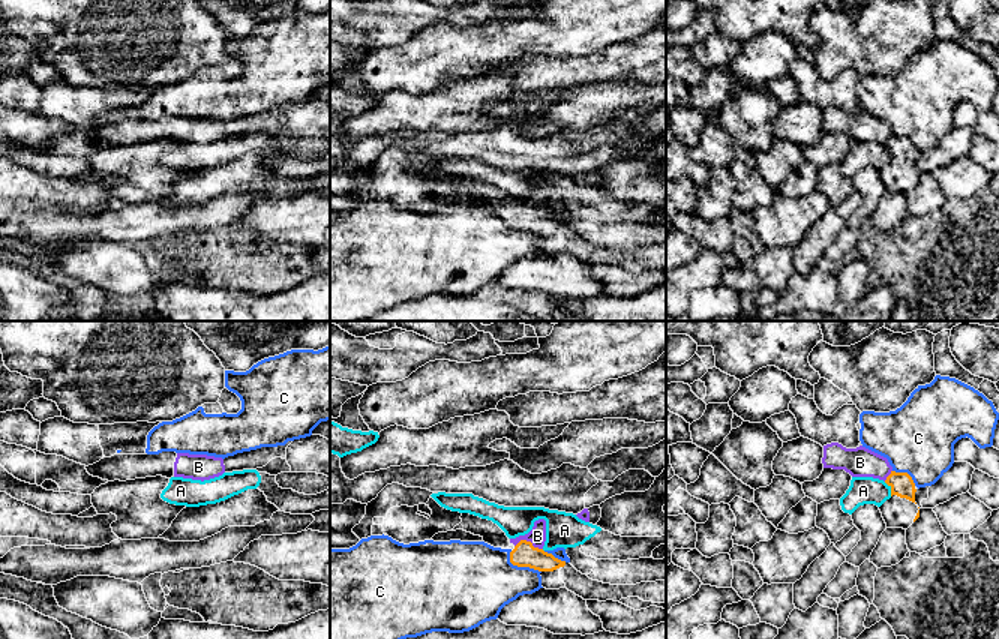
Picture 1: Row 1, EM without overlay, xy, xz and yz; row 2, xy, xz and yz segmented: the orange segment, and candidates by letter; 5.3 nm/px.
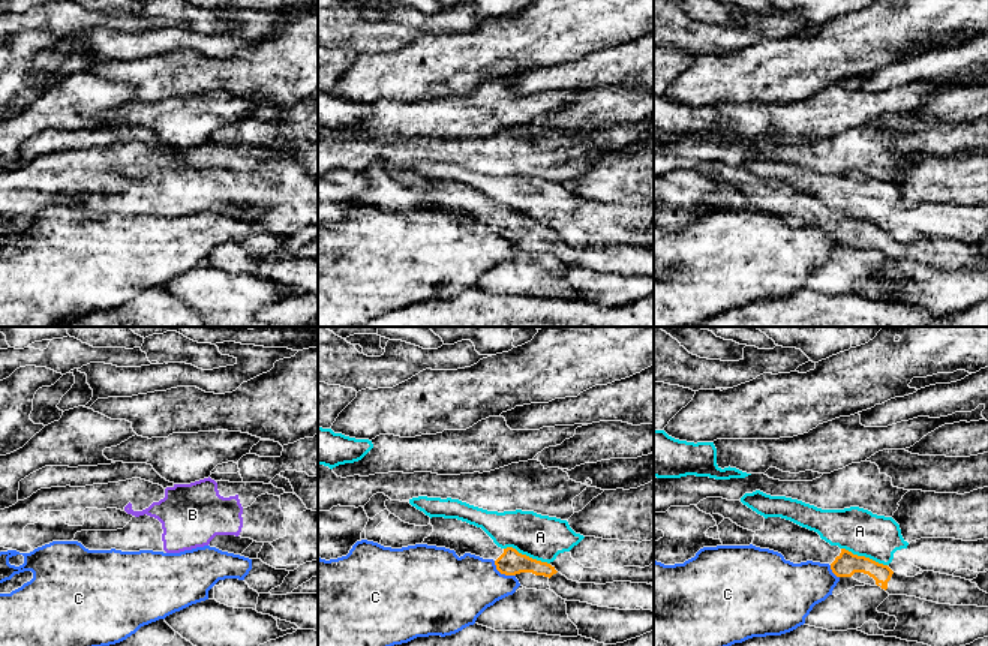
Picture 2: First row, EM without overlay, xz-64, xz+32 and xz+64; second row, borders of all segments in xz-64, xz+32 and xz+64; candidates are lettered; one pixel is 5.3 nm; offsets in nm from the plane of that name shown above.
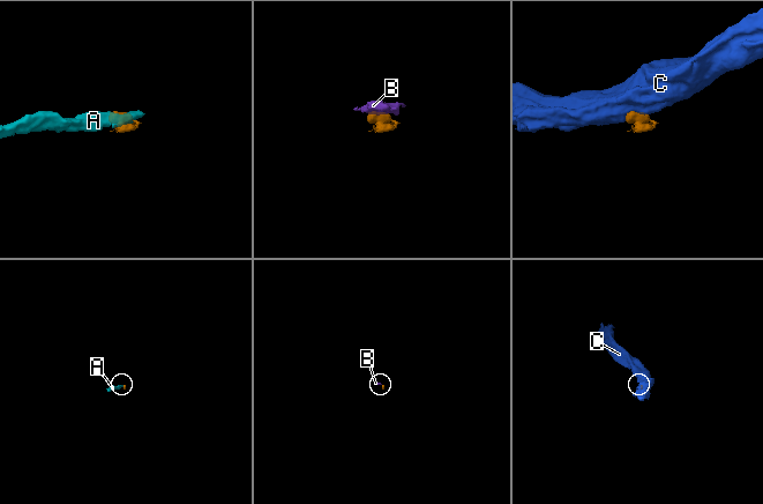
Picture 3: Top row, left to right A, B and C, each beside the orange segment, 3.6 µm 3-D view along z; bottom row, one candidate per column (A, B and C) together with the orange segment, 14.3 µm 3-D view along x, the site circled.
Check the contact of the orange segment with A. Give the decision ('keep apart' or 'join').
keep apart

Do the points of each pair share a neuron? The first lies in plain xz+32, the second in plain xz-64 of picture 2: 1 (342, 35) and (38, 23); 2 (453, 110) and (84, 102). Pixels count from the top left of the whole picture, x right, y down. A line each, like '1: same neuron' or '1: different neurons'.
1: same neuron
2: same neuron

